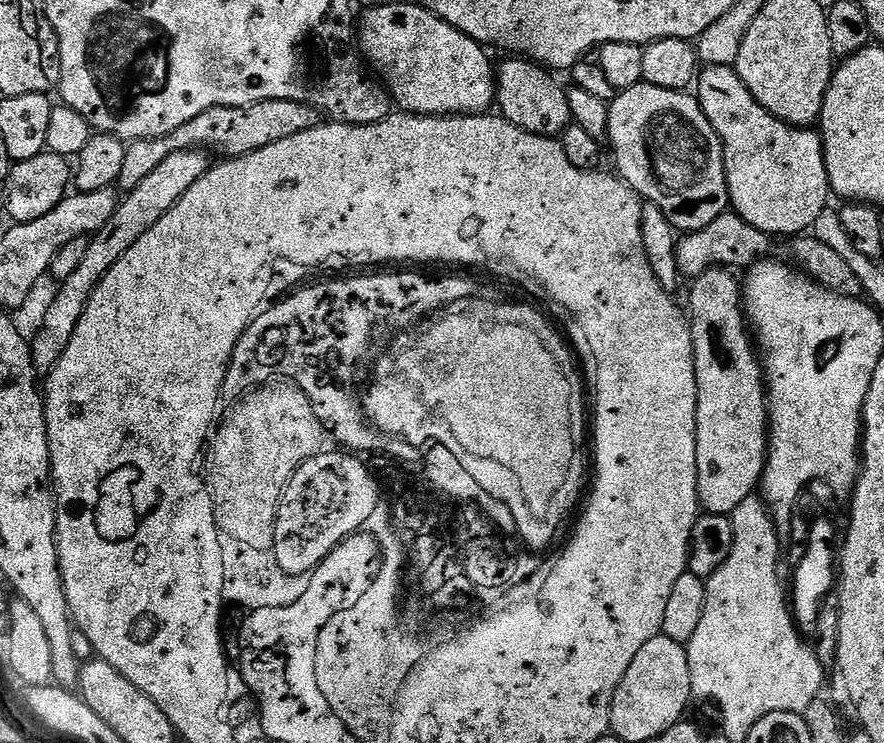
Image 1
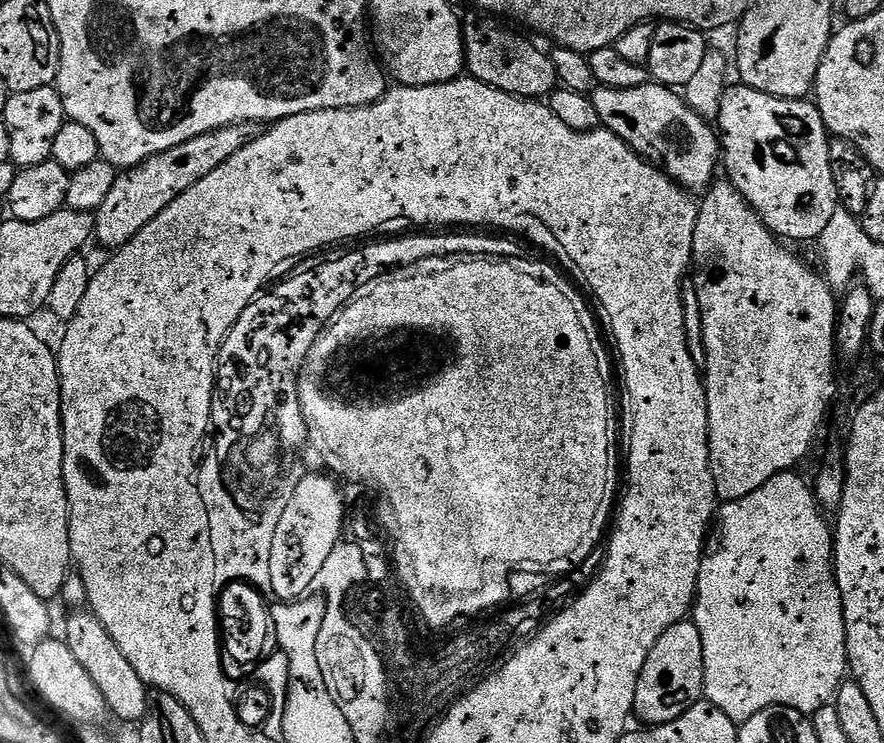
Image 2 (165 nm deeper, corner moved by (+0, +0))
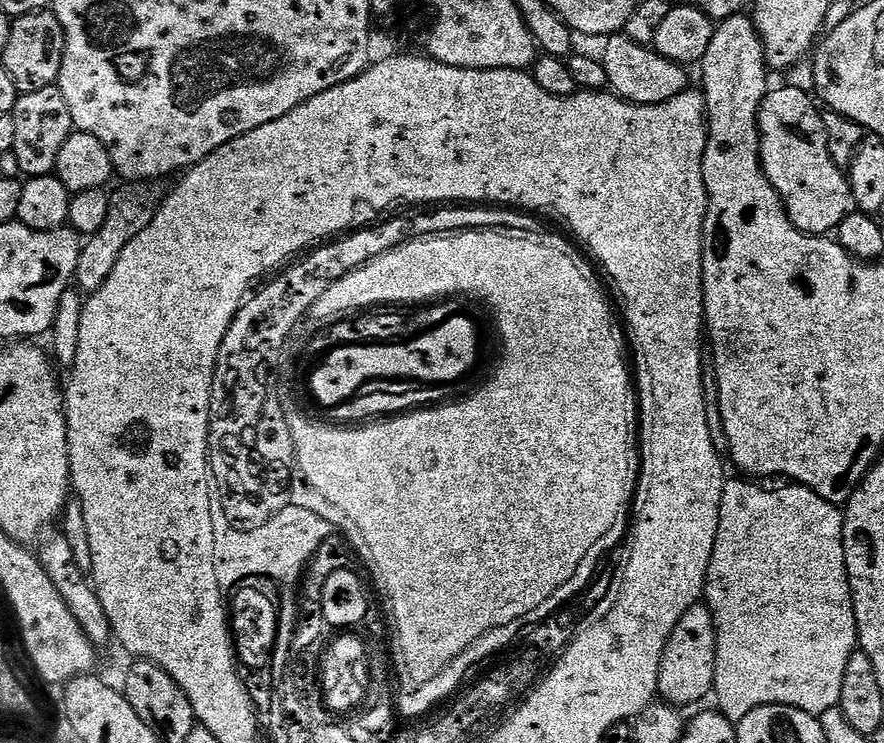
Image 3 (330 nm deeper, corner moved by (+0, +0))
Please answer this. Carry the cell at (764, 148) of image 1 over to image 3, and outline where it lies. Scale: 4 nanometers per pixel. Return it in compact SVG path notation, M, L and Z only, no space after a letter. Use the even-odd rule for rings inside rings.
M773 87L760 107L760 161L794 226L811 236L835 233L853 207L847 175L832 163L817 101L802 90Z

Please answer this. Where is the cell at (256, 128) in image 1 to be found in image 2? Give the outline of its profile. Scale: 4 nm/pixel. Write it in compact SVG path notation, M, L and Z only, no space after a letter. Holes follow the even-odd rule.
M235 124L219 128L210 134L192 138L190 142L182 142L182 146L174 146L174 150L166 150L137 168L121 171L106 202L102 202L100 209L94 213L95 243L100 243L104 248L112 248L108 250L118 250L129 244L142 229L154 222L154 218L158 218L158 214L162 214L162 210L166 210L166 206L170 206L170 202L174 202L174 198L186 194L194 182L202 182L202 178L206 178L210 170L218 170L222 162L230 162L230 158L234 158L261 132L259 124Z

